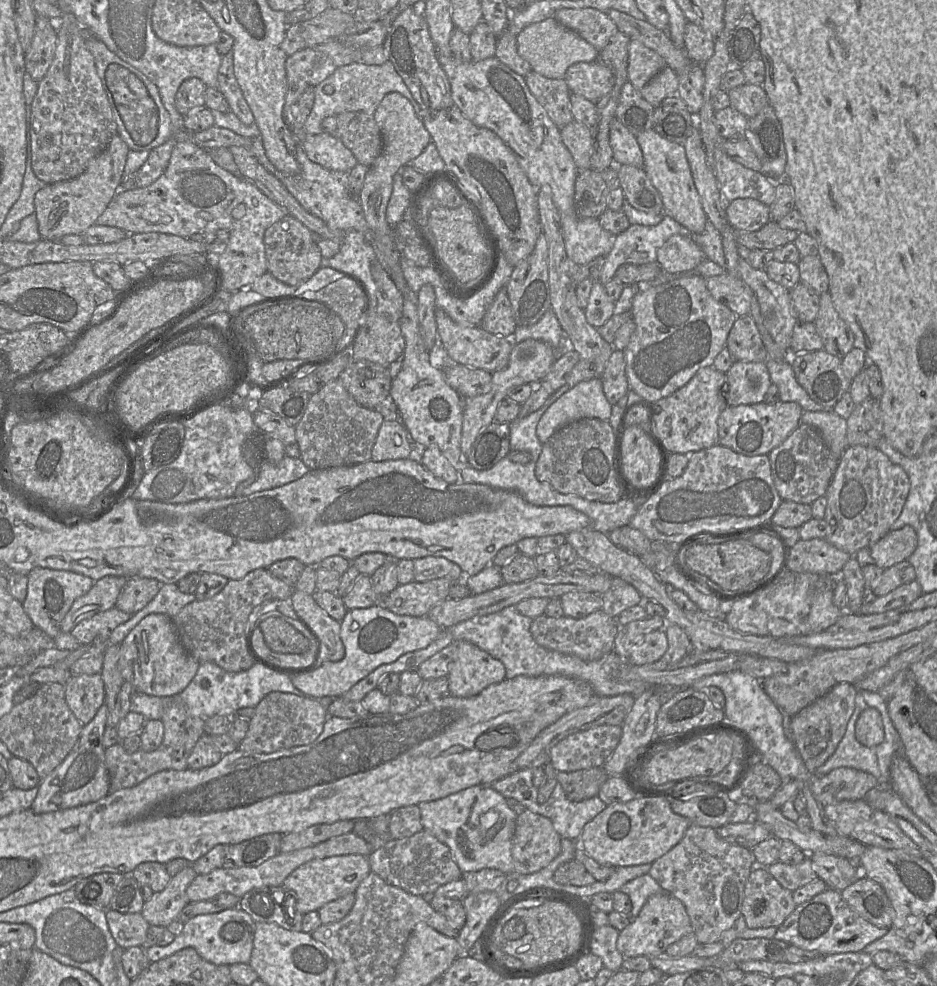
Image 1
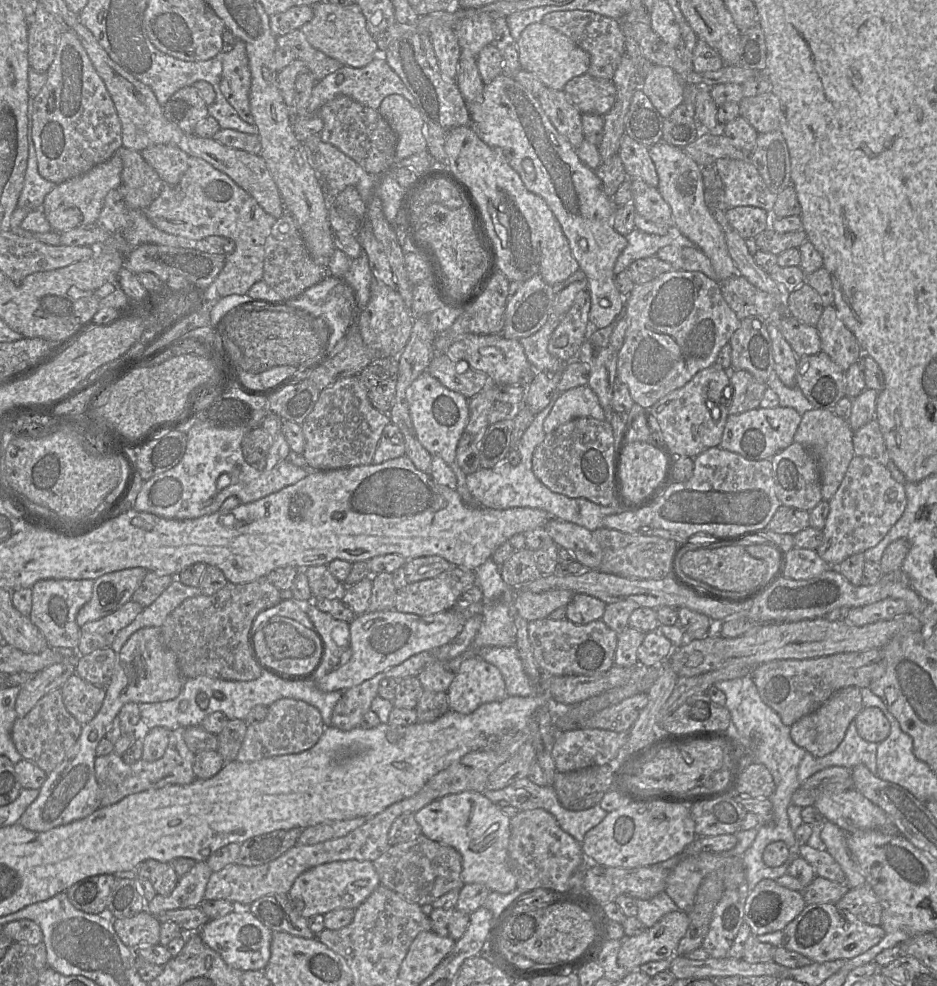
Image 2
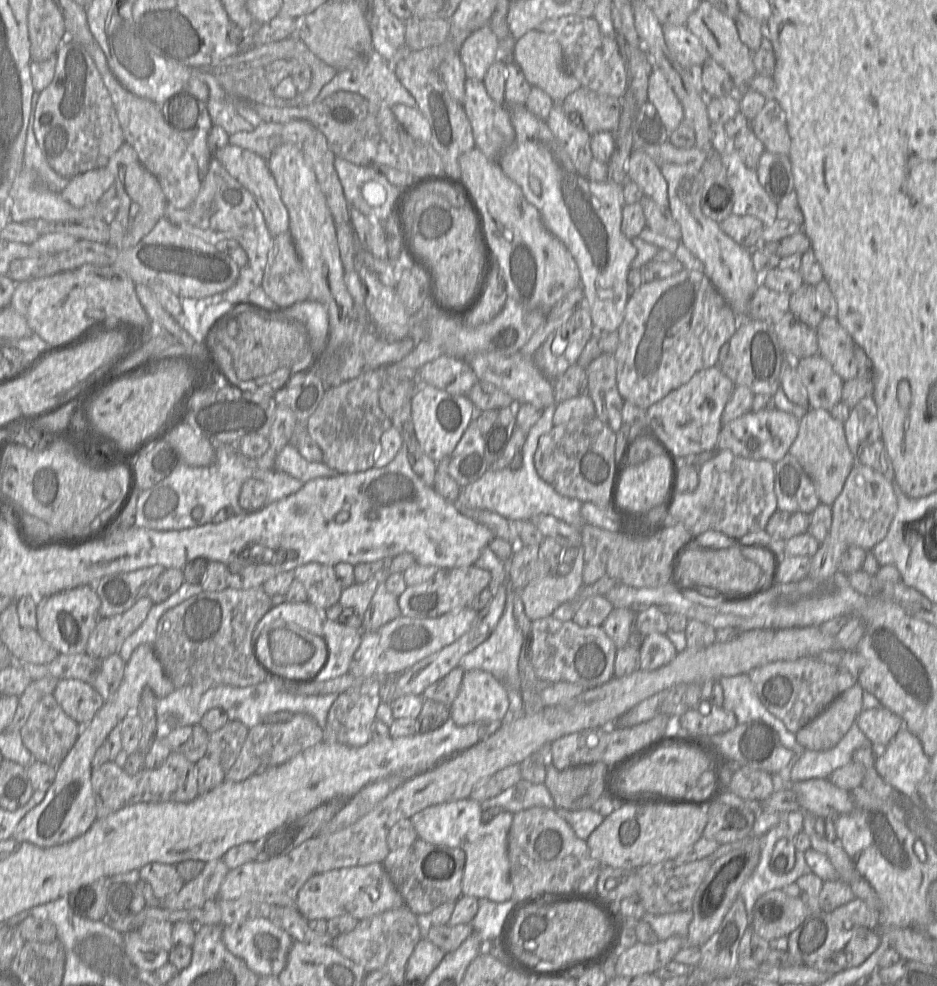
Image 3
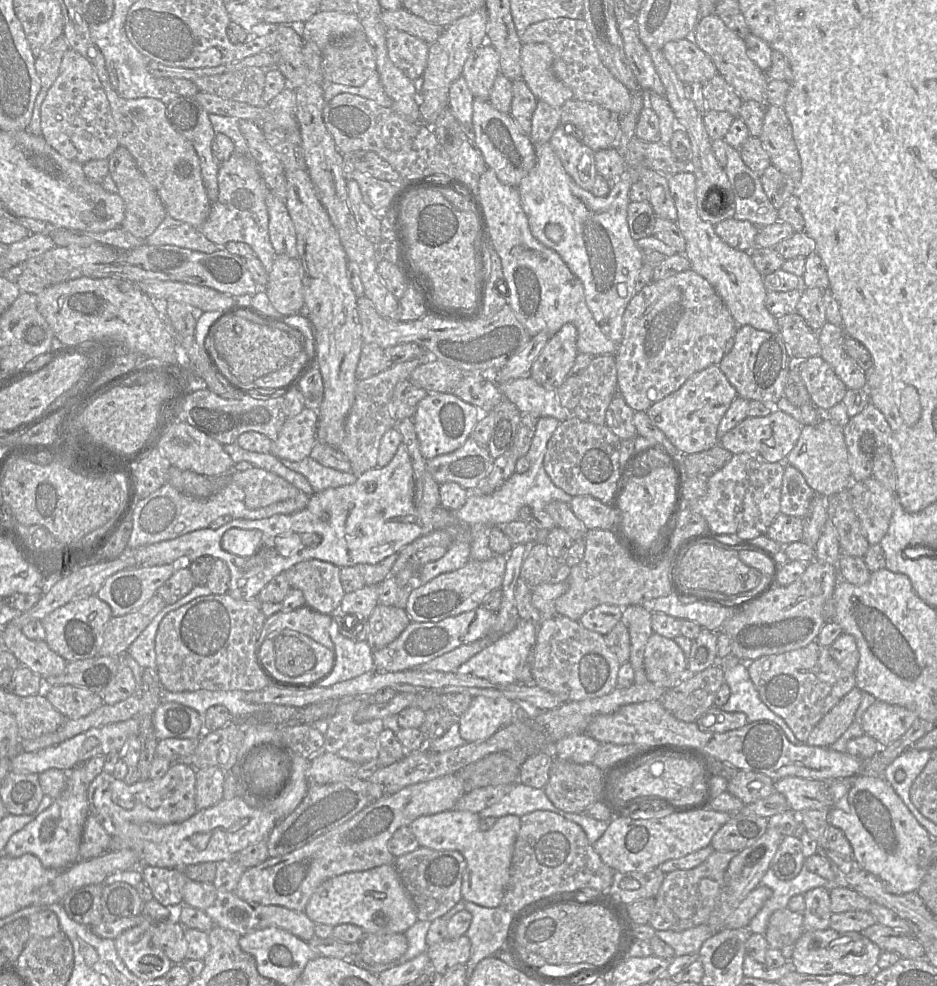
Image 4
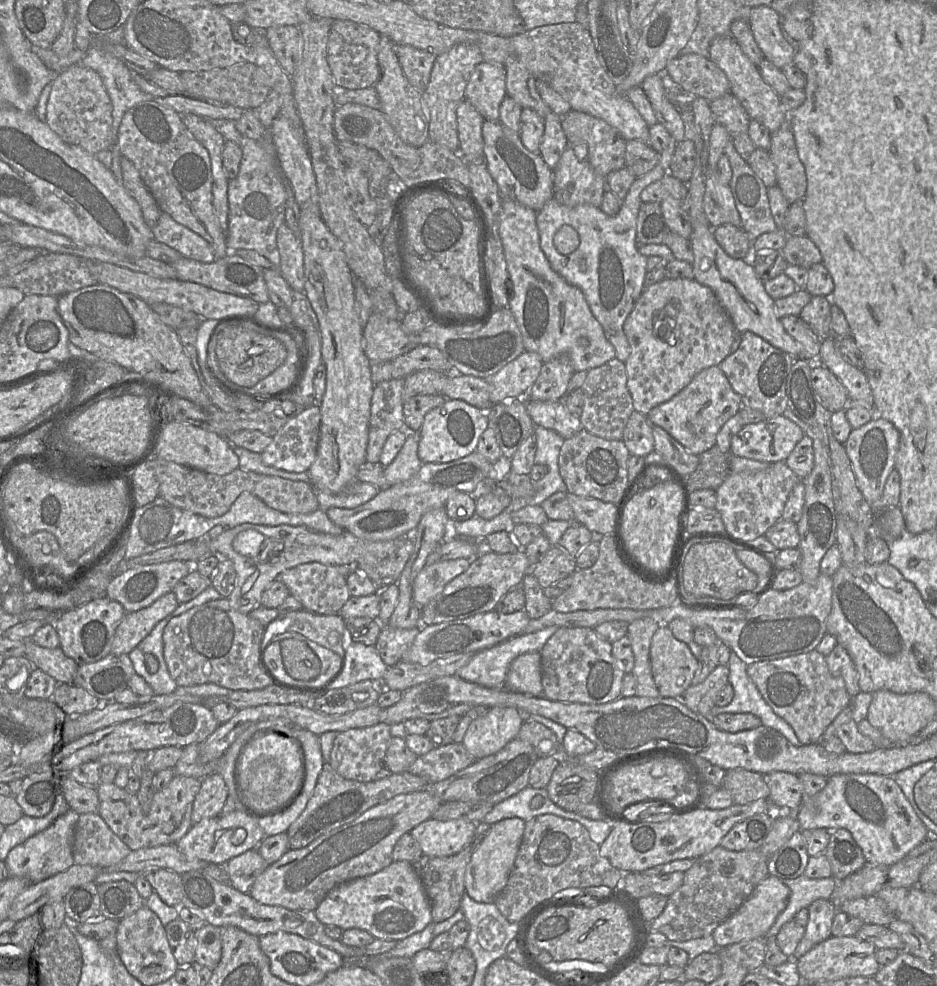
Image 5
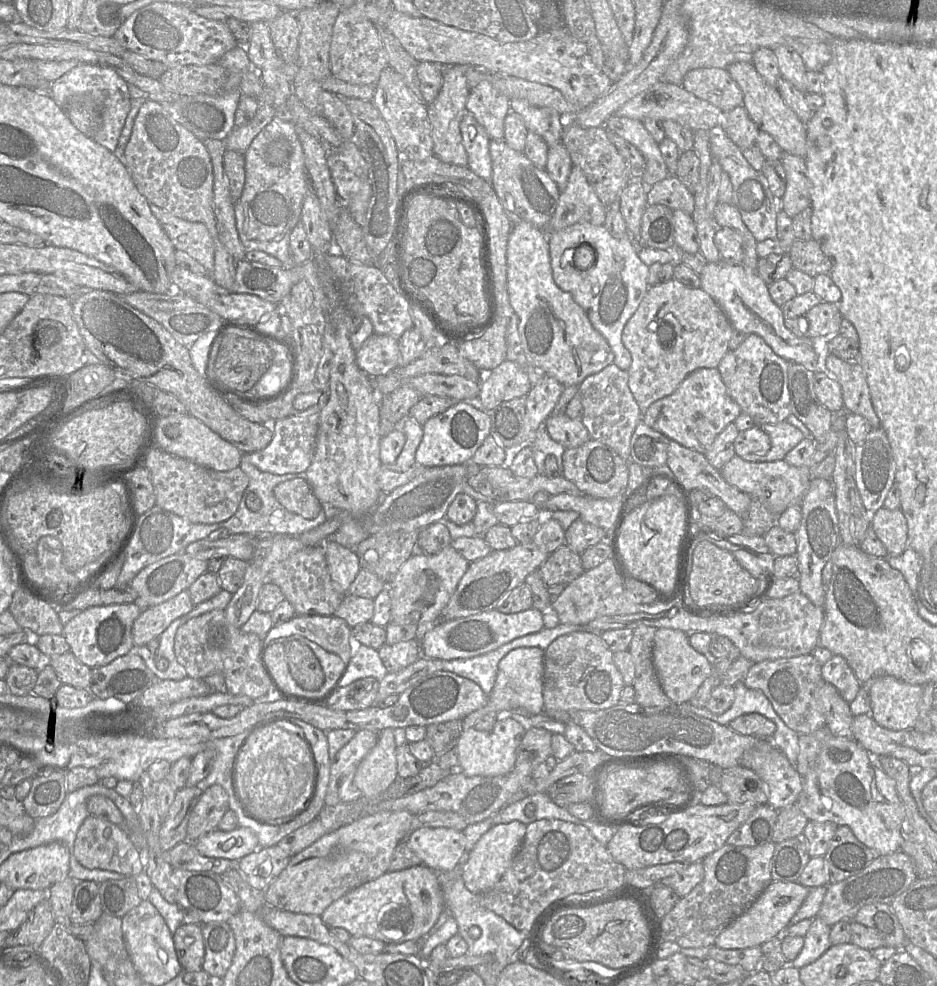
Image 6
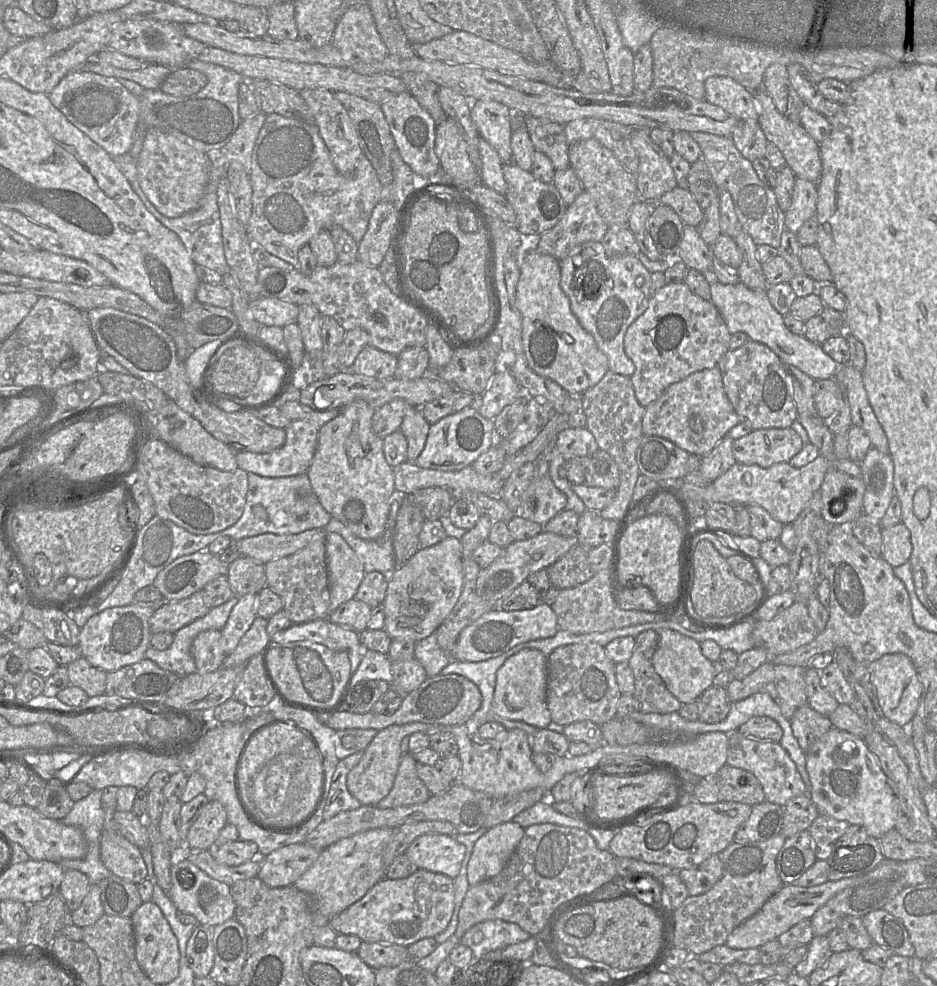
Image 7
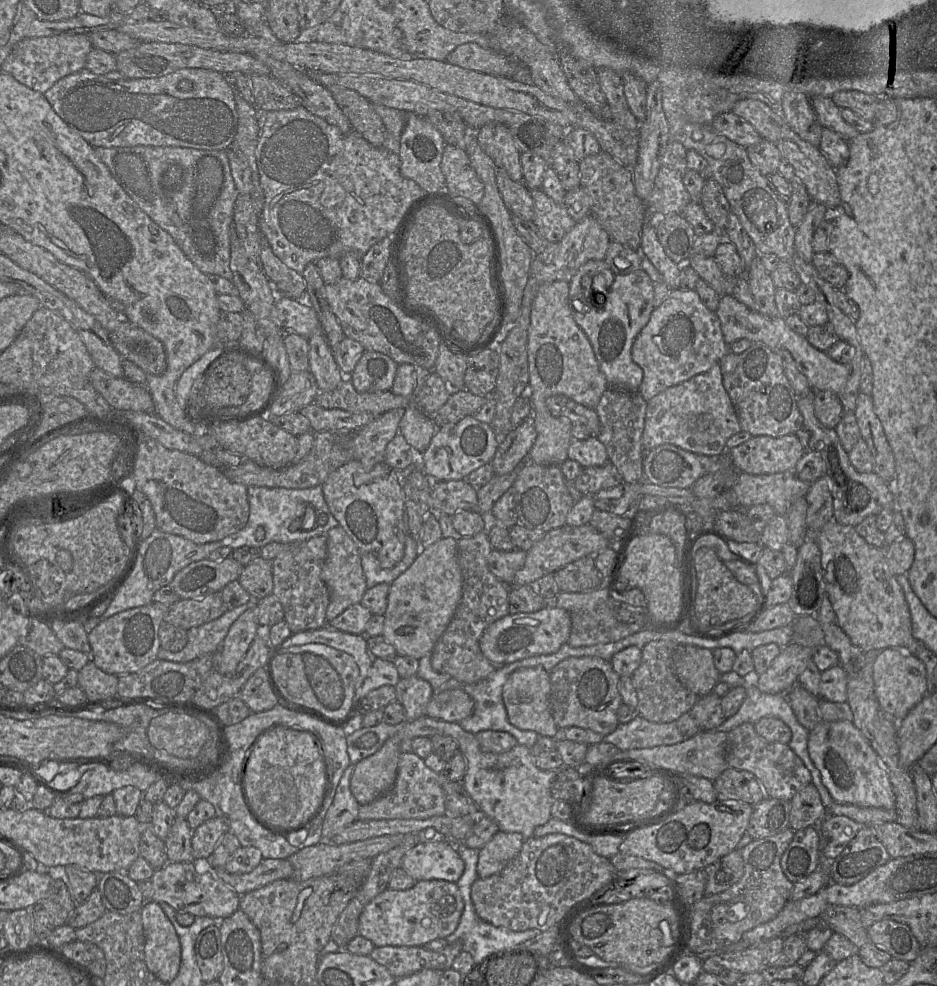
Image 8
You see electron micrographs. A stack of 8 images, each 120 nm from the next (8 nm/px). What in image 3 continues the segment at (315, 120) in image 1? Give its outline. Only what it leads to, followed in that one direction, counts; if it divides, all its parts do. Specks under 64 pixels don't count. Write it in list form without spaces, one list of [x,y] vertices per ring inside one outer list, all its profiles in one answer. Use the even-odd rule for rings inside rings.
[[[373,53],[367,60],[357,64],[357,66],[349,66],[346,69],[340,69],[335,77],[321,89],[315,102],[322,102],[326,97],[337,91],[358,93],[378,107],[391,109],[393,105],[401,103],[412,108],[418,108],[413,95],[397,78],[395,74],[395,65],[389,64],[388,61],[385,61],[382,56],[377,53]]]

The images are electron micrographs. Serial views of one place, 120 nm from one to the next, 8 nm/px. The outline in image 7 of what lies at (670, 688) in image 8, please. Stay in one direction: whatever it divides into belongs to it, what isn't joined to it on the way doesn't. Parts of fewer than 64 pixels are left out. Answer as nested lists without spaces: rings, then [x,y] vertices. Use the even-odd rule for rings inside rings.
[[[655,630],[643,631],[635,638],[635,648],[629,660],[635,679],[635,710],[656,714],[679,712],[683,704],[667,689],[653,667],[658,643]]]

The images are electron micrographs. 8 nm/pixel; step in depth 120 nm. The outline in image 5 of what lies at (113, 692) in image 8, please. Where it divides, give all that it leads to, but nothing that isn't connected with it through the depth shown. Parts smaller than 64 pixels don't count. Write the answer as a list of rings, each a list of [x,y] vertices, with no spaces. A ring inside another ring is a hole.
[[[31,639],[24,640],[24,645],[24,656],[35,668],[55,679],[57,683],[73,683],[79,665],[66,656],[60,647],[43,648]]]

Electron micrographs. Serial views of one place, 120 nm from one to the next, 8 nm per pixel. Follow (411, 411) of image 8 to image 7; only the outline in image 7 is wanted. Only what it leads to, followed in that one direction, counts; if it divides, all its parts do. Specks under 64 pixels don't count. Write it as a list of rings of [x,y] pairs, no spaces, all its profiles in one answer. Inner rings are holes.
[[[409,408],[399,431],[407,440],[407,461],[415,462],[422,452],[428,436],[430,424],[423,417],[420,408]]]

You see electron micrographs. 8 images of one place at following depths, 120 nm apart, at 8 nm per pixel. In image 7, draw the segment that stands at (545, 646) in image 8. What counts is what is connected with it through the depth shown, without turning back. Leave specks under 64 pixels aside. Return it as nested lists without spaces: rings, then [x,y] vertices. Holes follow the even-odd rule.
[[[540,603],[533,609],[506,612],[495,607],[485,613],[459,635],[452,660],[480,662],[498,657],[518,644],[553,637],[560,630],[551,606]]]

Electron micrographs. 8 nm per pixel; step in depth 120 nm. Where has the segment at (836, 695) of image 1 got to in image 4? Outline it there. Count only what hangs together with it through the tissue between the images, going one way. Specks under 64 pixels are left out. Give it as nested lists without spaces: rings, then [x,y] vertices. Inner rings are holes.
[[[854,687],[814,727],[806,744],[830,747],[855,721],[855,714],[863,698],[863,691]]]

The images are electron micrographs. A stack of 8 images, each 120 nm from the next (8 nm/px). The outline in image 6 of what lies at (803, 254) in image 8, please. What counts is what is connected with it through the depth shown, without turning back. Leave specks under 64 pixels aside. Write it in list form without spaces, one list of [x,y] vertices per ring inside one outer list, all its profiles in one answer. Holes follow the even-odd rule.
[[[783,152],[780,159],[786,173],[786,189],[781,198],[781,209],[793,218],[810,207],[810,180],[805,160]]]

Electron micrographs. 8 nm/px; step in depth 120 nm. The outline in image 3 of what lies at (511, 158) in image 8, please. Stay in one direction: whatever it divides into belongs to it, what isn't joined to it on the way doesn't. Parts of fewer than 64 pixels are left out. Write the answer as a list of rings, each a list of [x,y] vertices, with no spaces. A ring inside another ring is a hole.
[[[489,25],[474,31],[459,51],[466,77],[483,81],[489,67],[499,59],[500,44]]]

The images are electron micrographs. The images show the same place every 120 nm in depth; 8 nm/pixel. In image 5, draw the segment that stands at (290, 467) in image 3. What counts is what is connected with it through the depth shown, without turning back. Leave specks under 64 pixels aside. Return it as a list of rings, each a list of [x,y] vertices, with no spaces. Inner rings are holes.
[[[354,482],[341,493],[328,494],[315,489],[319,509],[326,506],[338,506],[340,509],[352,509],[374,498],[381,488],[369,483]]]

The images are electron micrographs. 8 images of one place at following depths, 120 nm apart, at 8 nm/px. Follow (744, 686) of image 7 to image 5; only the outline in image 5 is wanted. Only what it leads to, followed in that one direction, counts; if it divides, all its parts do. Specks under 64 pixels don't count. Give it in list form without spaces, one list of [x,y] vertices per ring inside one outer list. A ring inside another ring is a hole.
[[[816,649],[750,664],[747,673],[765,701],[778,716],[790,724],[803,745],[820,742],[826,728],[853,699],[844,680],[830,673],[826,656]]]

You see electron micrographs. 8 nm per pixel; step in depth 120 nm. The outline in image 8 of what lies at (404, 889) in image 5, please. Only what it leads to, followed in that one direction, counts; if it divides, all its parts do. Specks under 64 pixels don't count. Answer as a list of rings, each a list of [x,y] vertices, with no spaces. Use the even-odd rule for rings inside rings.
[[[421,880],[408,890],[387,888],[373,898],[359,918],[359,935],[369,939],[375,947],[424,946],[437,939],[445,939],[458,927],[464,909],[464,901],[456,883],[444,880]]]

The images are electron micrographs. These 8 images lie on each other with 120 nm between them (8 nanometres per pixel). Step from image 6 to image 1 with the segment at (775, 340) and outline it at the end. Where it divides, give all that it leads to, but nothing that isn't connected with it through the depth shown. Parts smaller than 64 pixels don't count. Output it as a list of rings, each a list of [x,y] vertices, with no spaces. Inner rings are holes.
[[[654,129],[638,134],[636,139],[643,153],[643,168],[661,196],[665,215],[693,233],[703,232],[708,218],[702,208],[684,146],[662,137]]]

